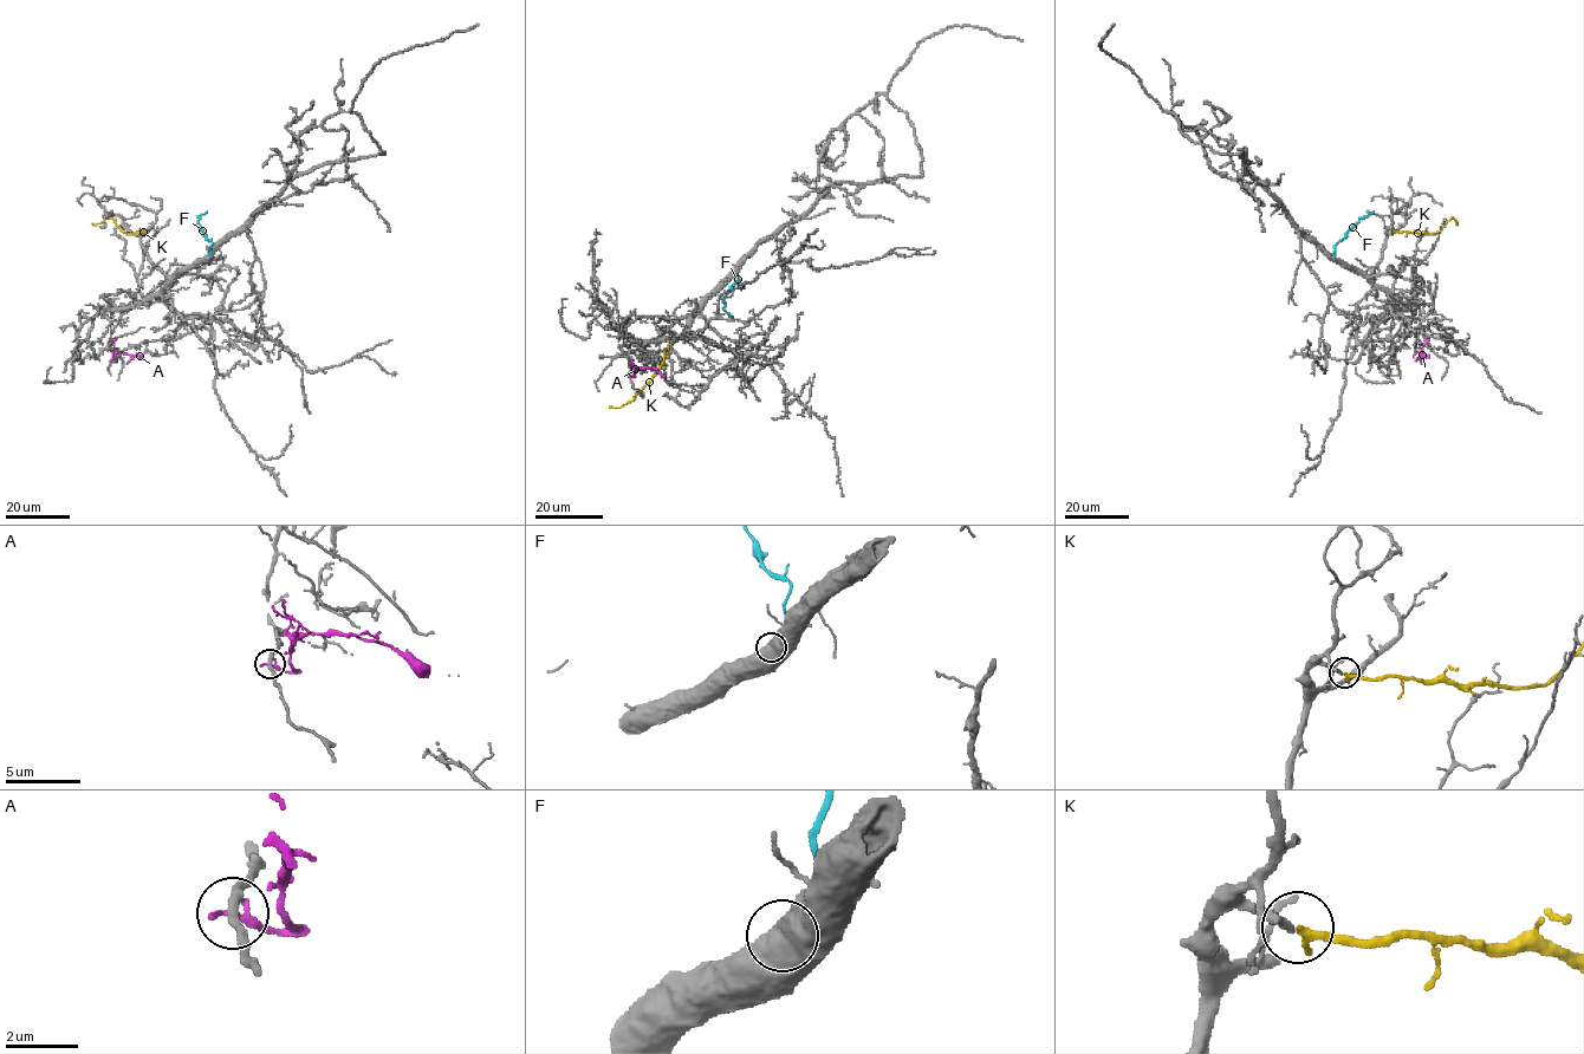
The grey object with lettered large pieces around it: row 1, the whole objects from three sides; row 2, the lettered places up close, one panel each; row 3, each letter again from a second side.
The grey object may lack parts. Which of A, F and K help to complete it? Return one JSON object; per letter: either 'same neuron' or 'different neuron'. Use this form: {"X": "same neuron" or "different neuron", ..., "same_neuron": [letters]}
{"A": "different neuron", "F": "different neuron", "K": "same neuron", "same_neuron": ["K"]}

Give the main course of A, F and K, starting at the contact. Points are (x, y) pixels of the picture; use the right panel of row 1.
A: (1427, 340), (1421, 352), (1429, 355)
F: (1332, 255), (1335, 245), (1374, 210)
K: (1394, 231), (1436, 233), (1451, 219), (1455, 223)

